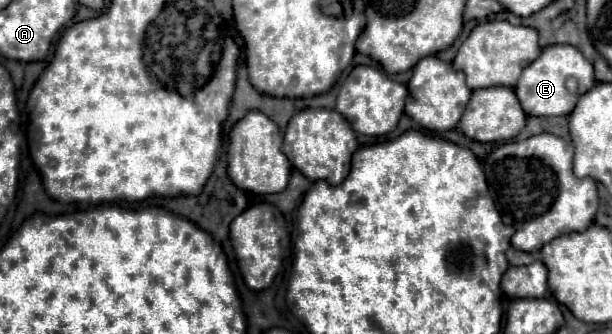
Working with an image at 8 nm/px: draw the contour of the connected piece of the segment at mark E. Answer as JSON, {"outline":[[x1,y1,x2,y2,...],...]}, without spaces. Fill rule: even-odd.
{"outline":[[550,45,542,49,540,57,522,71,520,81,516,85,516,95,520,99,520,105,524,107,524,113,534,117,570,115,578,97,568,89,568,79,576,79,578,93,592,89,596,83,592,63,572,45]]}

